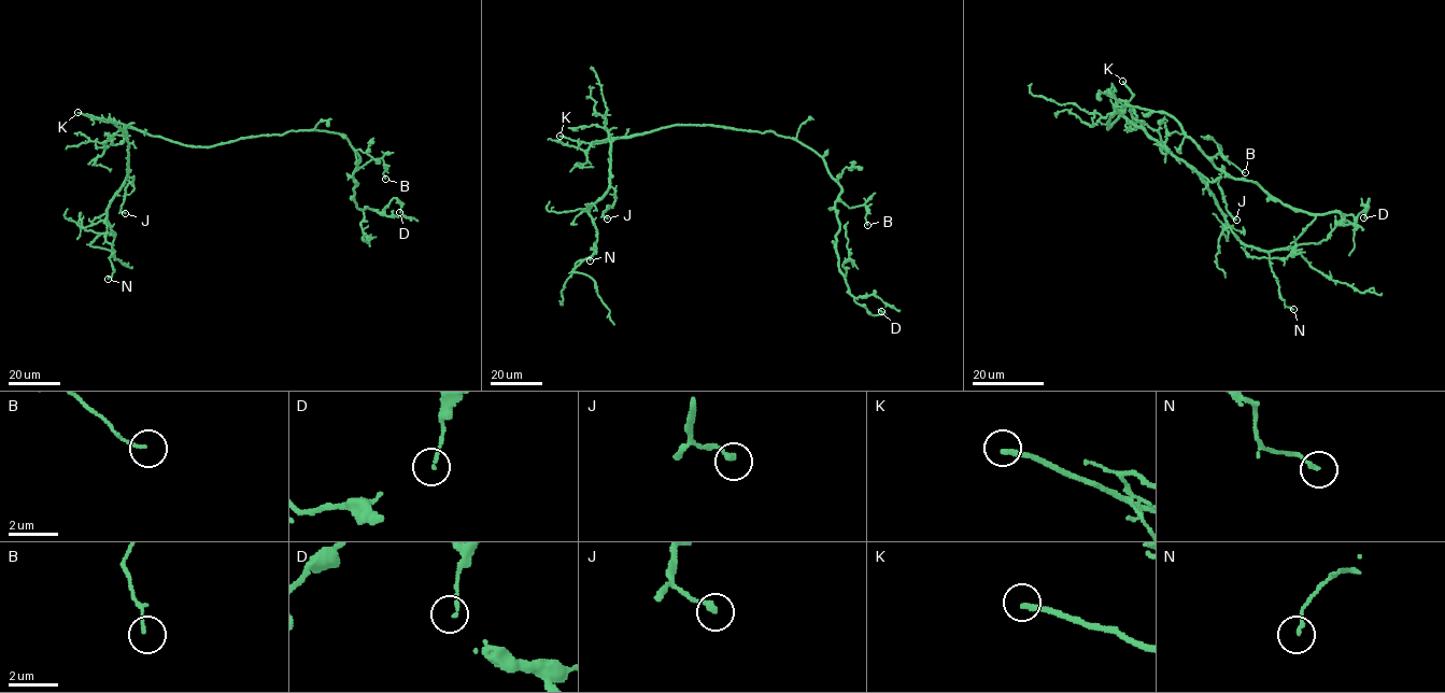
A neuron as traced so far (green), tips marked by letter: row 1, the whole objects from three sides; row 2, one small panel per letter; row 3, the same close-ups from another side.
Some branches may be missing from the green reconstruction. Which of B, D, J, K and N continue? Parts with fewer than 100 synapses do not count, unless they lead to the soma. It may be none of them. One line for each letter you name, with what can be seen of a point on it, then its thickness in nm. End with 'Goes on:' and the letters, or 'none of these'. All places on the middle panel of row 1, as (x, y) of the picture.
K: place (560, 136); calibre 240 nm
Goes on: K

